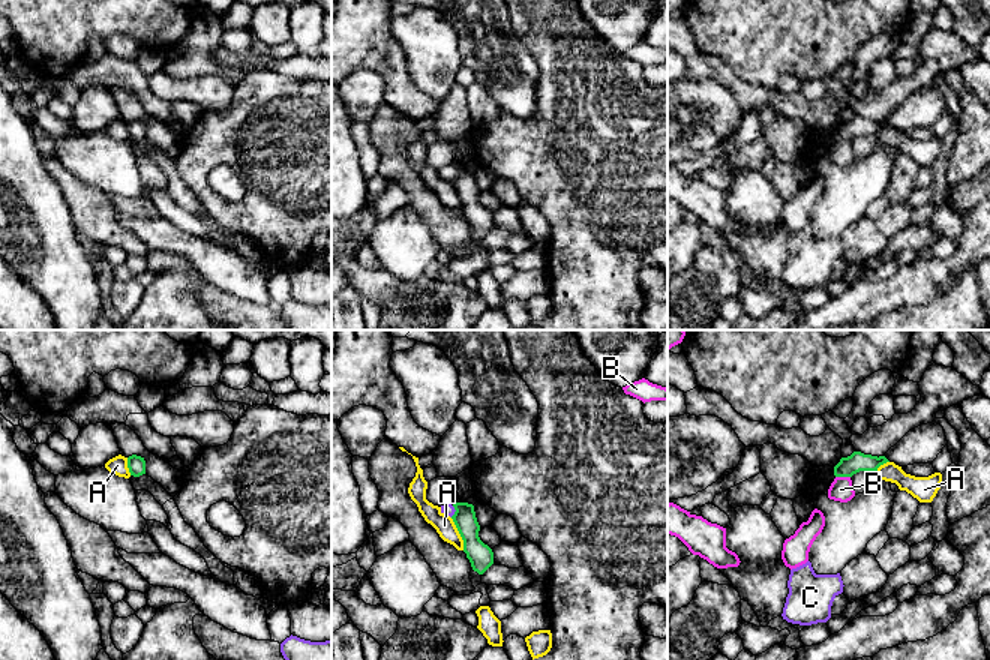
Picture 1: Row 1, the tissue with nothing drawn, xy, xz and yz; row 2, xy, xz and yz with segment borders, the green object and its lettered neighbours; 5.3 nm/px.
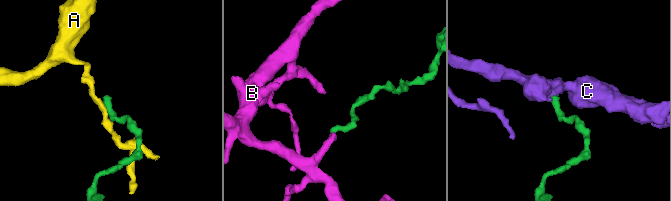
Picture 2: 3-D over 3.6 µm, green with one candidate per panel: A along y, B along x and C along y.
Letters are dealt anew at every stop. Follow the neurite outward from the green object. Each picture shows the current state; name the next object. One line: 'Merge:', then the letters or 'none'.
Merge: none

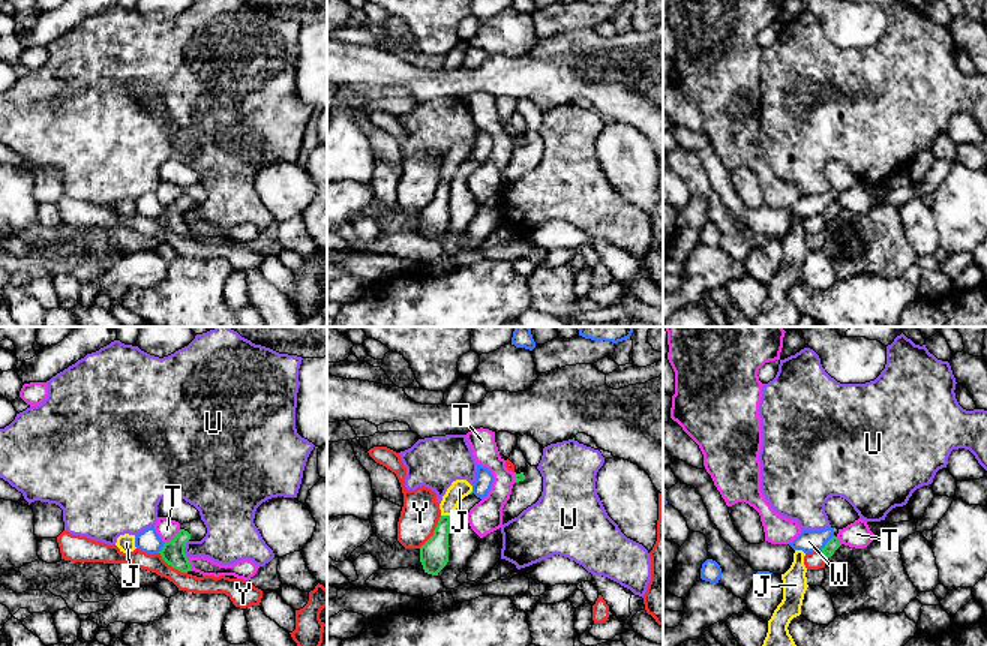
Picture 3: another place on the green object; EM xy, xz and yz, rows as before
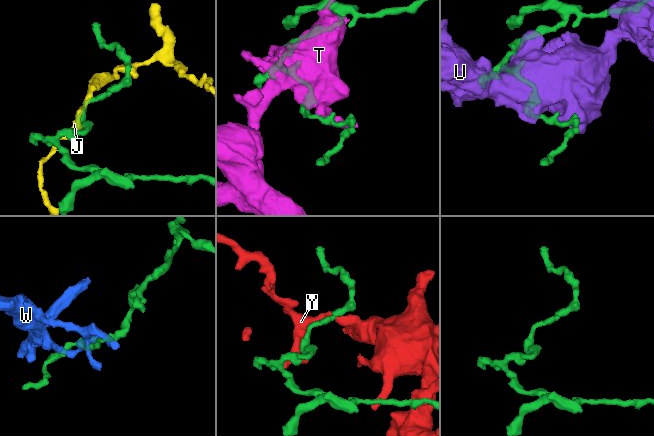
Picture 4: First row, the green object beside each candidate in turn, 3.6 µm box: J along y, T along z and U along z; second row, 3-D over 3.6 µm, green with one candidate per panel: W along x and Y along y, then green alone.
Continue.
Merge: none

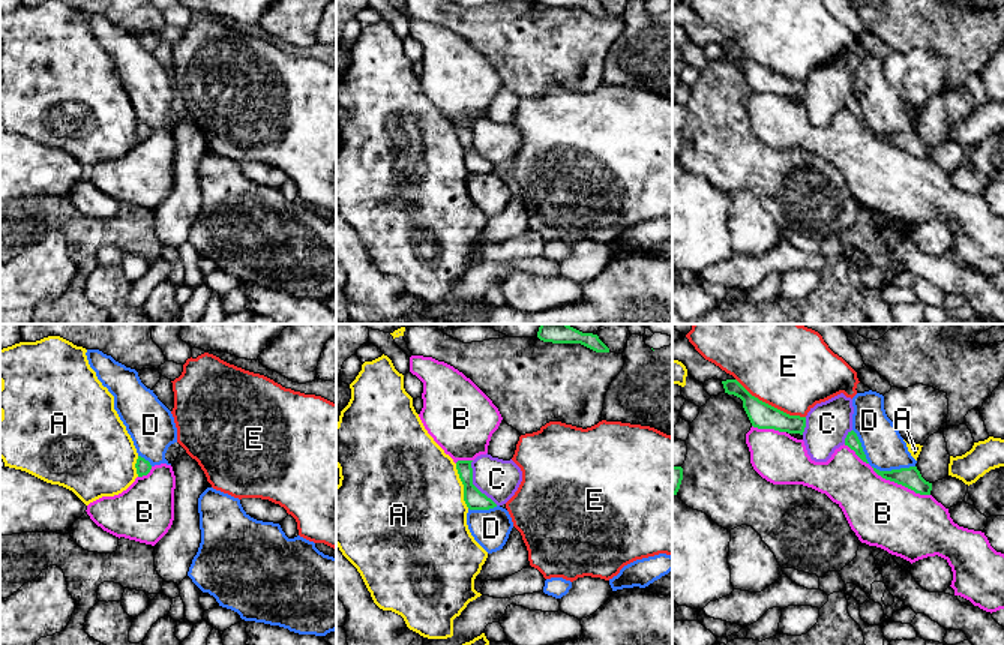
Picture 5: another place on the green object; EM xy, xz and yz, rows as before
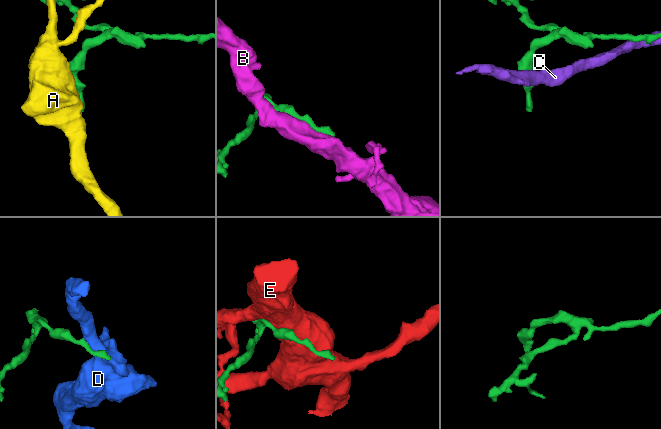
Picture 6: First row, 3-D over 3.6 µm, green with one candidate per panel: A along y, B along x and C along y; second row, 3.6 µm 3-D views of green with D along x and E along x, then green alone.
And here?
Merge: none

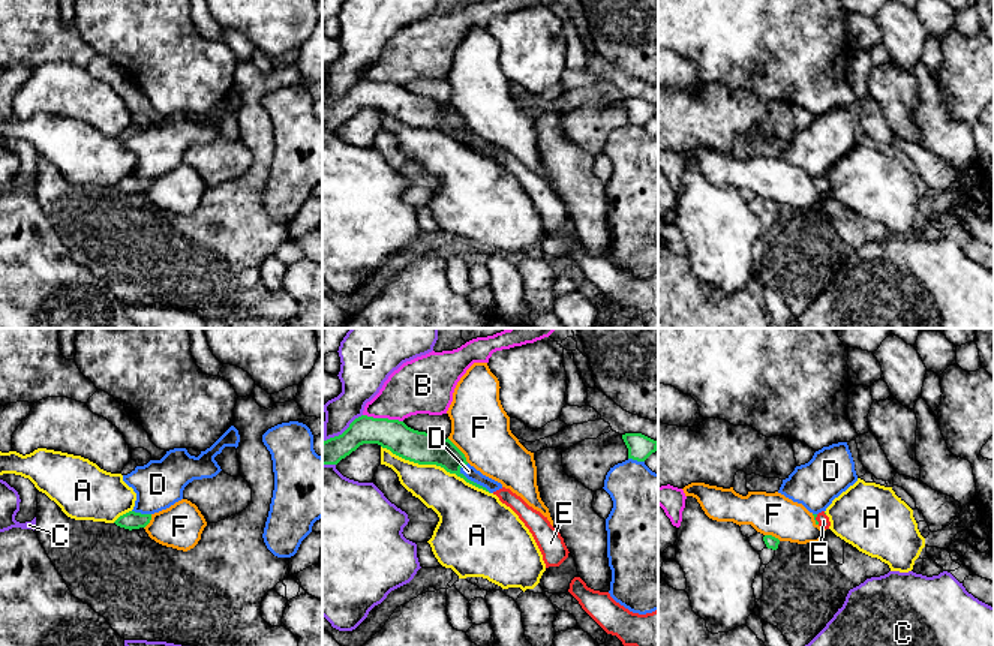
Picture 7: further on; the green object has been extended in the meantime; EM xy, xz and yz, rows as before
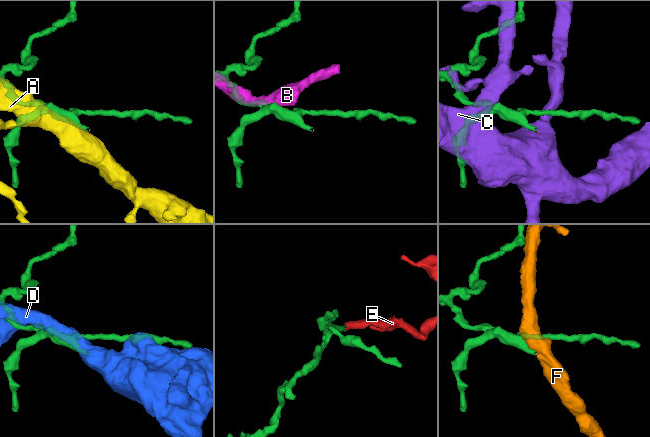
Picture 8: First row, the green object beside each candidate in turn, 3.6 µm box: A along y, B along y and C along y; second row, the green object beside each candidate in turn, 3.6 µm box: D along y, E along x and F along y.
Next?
Merge: E

